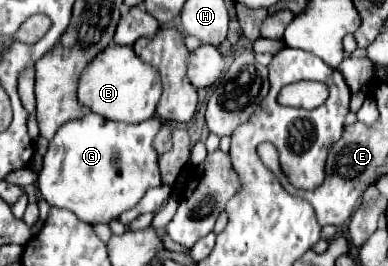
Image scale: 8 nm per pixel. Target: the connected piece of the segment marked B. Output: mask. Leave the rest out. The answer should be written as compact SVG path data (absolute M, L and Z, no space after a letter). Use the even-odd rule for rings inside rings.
M108 45L96 55L80 73L78 101L92 113L98 113L110 121L142 123L156 111L156 103L162 95L158 71L142 63L128 45Z

